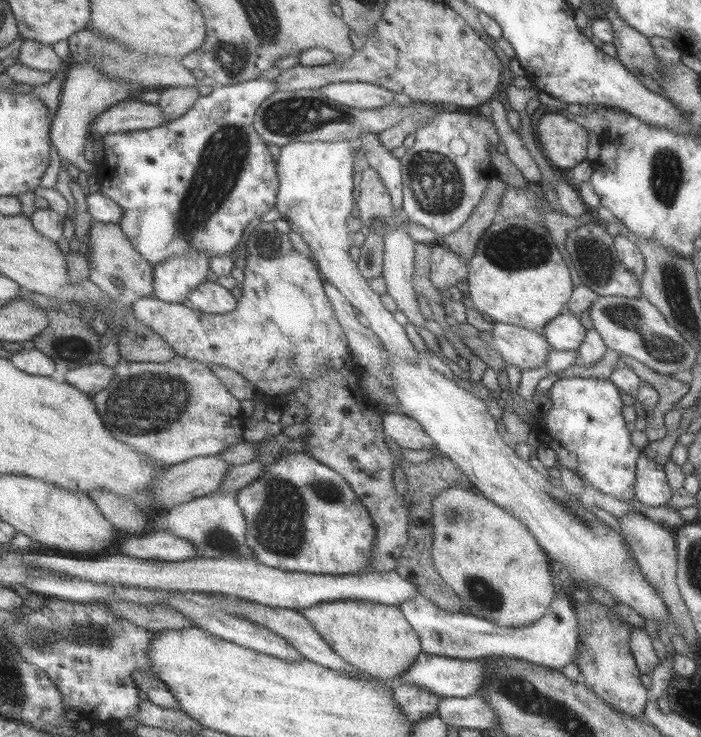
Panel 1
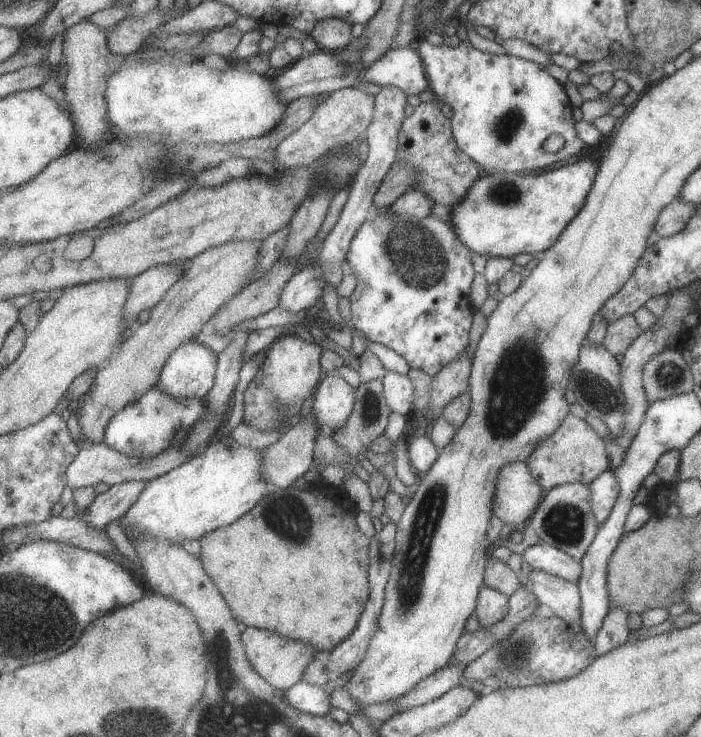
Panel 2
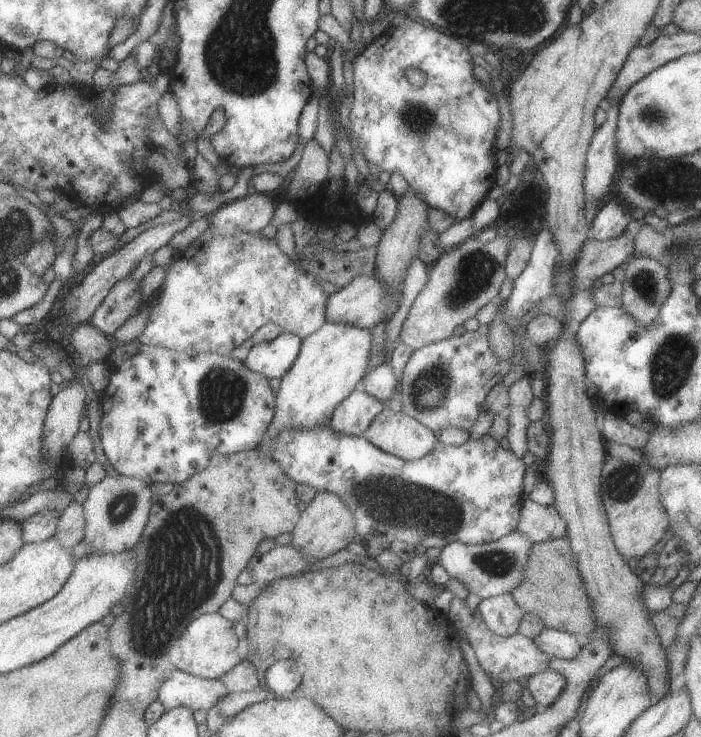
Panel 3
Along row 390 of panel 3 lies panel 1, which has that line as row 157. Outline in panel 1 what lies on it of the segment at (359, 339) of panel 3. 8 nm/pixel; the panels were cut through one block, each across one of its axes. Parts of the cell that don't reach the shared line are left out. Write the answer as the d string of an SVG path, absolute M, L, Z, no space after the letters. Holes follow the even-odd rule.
M349 140L343 142L309 142L309 143L289 143L281 148L280 156L277 160L278 175L280 176L280 189L276 208L282 218L289 222L293 232L302 237L302 240L309 246L313 253L313 259L318 264L325 280L334 284L357 308L368 321L369 326L379 339L384 348L391 352L393 356L401 360L419 360L419 356L413 342L409 340L405 326L401 326L395 316L382 301L382 296L369 286L369 279L362 275L357 268L357 261L351 258L351 248L353 241L349 236L352 232L347 226L347 218L355 214L357 210L358 185L355 182L355 143Z

